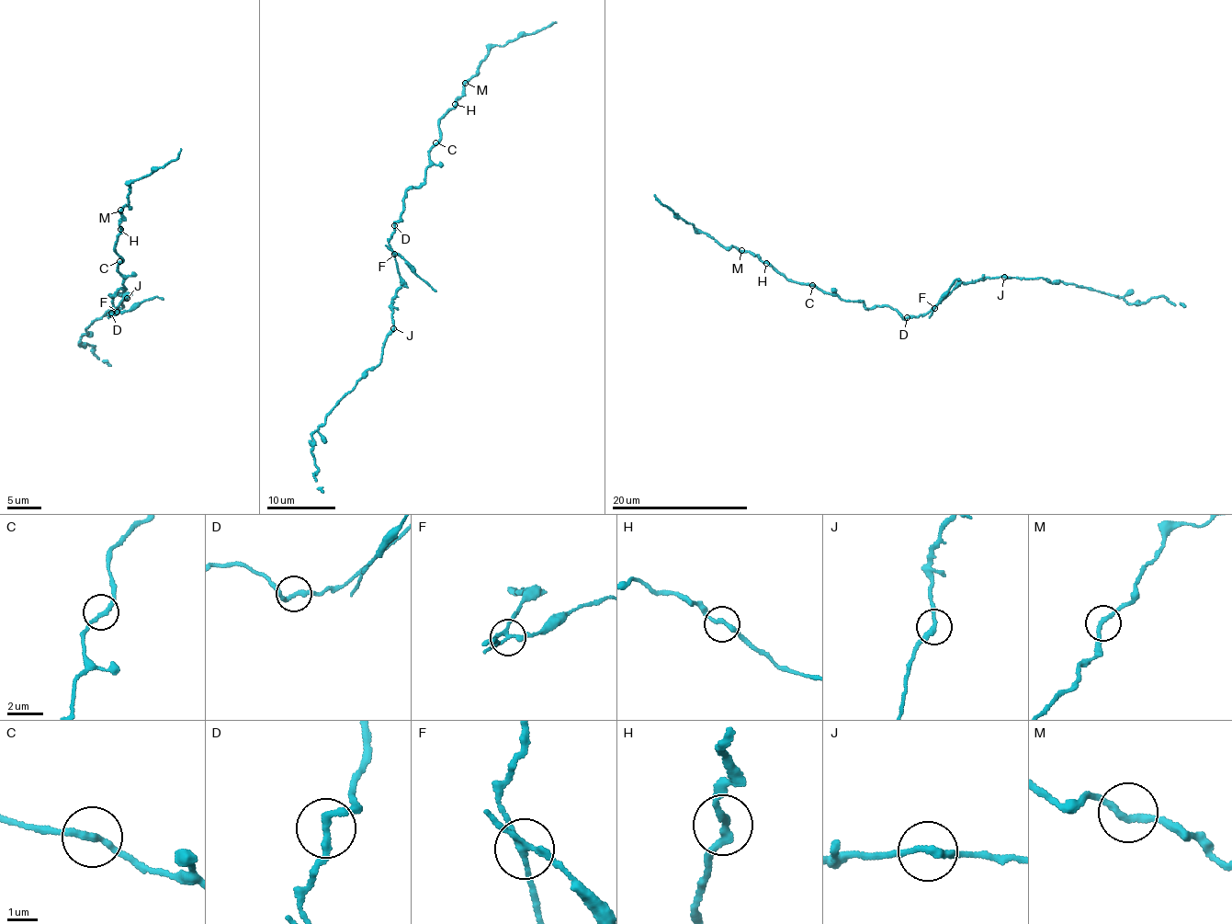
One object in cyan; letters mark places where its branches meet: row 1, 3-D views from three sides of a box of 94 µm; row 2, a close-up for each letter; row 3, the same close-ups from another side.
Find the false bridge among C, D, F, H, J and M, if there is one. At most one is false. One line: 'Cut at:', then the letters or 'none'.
Cut at: F

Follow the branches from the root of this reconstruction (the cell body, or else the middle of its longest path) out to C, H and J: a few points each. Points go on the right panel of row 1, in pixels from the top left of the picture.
C: (907, 318), (888, 306), (868, 308), (862, 302), (843, 302), (836, 296), (824, 293), (812, 285)
H: (907, 318), (888, 306), (868, 308), (862, 302), (843, 302), (806, 282), (789, 281), (766, 263)
J: (907, 318), (932, 312), (958, 286), (980, 279), (1004, 277)

